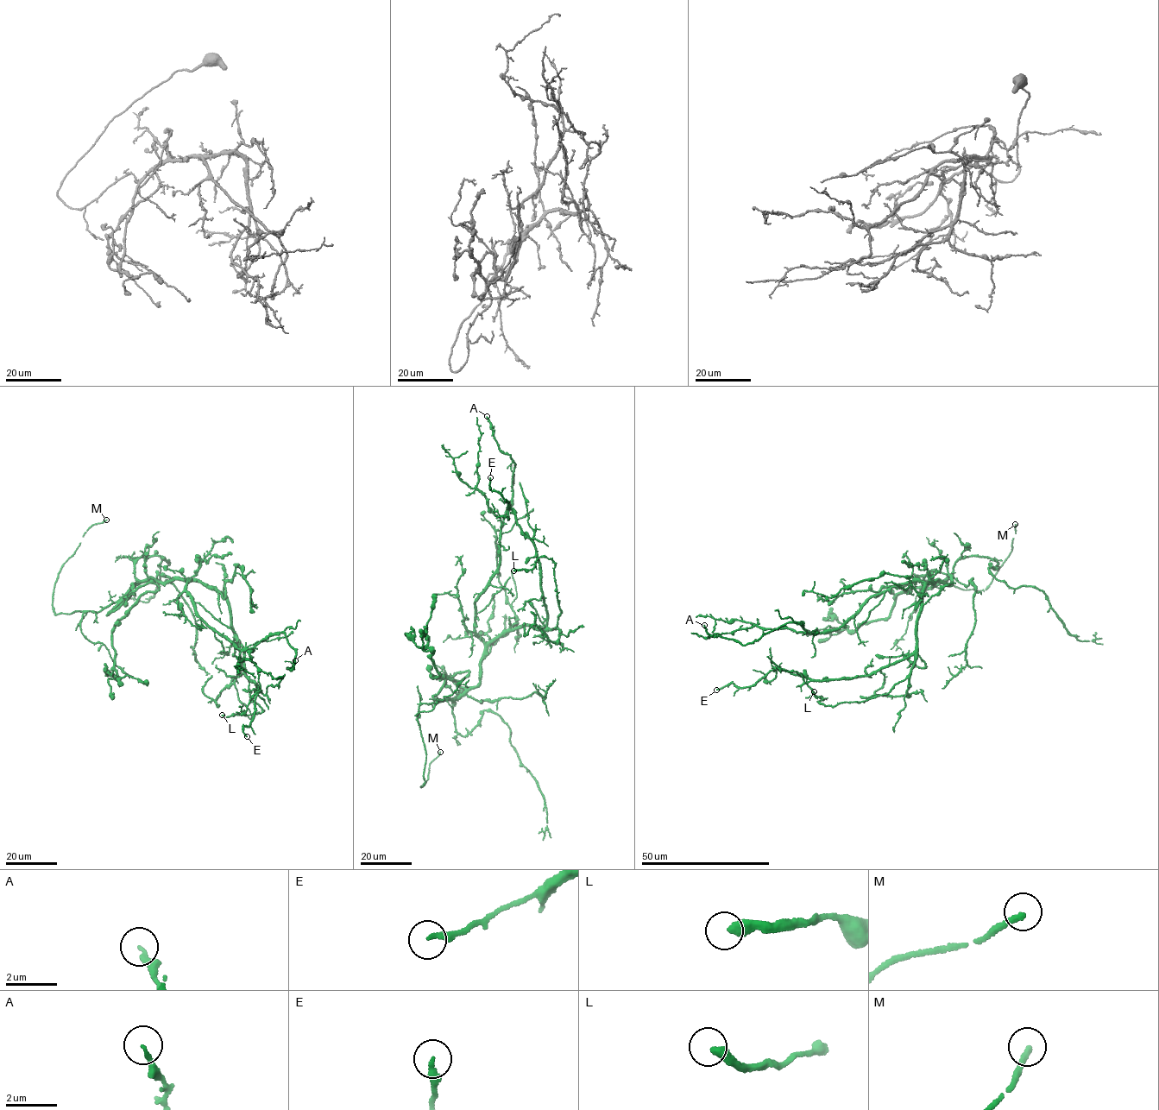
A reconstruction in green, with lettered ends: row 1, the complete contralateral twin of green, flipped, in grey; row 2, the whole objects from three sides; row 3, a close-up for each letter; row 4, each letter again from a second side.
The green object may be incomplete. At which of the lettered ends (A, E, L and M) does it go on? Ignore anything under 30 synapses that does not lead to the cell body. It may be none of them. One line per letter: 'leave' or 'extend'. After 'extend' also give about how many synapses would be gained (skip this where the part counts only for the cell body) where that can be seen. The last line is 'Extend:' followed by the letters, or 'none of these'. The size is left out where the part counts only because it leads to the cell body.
A: leave
E: leave
L: leave
M: extend
Extend: M

